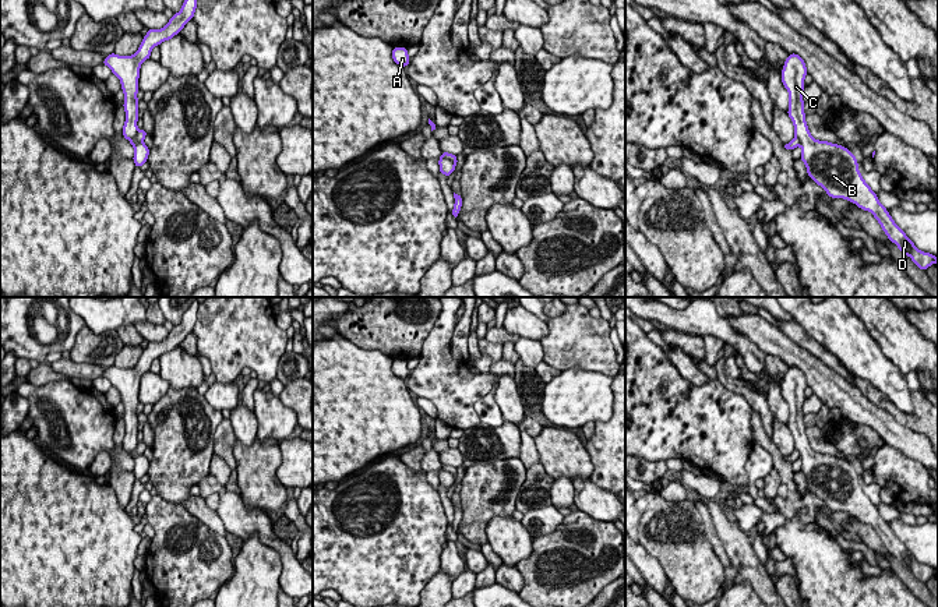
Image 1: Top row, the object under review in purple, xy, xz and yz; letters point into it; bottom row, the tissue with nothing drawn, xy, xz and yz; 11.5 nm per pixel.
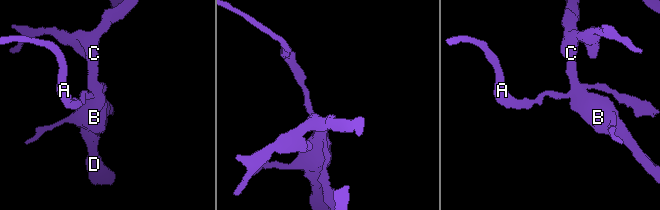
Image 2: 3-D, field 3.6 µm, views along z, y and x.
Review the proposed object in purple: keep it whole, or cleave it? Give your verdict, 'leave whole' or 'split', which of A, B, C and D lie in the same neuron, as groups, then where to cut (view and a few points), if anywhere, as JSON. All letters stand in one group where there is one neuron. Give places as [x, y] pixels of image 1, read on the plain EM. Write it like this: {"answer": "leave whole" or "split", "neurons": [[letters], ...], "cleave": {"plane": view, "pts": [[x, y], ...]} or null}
{"answer": "split", "neurons": [["A"], ["B", "C", "D"]], "cleave": {"plane": "xy", "pts": [[138, 443], [130, 454]]}}

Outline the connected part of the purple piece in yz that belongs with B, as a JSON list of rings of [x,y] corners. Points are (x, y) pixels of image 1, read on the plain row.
[[[796,366],[787,368],[782,381],[782,396],[789,405],[787,427],[800,452],[801,469],[810,491],[821,498],[831,511],[843,511],[868,523],[881,537],[888,551],[911,571],[916,579],[927,583],[938,575],[938,569],[918,562],[906,546],[895,536],[888,522],[863,491],[858,474],[850,462],[828,454],[815,452],[807,438],[804,426],[804,392],[807,380]]]

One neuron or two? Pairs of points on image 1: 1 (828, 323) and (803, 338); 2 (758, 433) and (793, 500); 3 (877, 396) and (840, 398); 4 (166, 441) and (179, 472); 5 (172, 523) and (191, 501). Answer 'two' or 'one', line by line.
1: two
2: one
3: two
4: one
5: two

